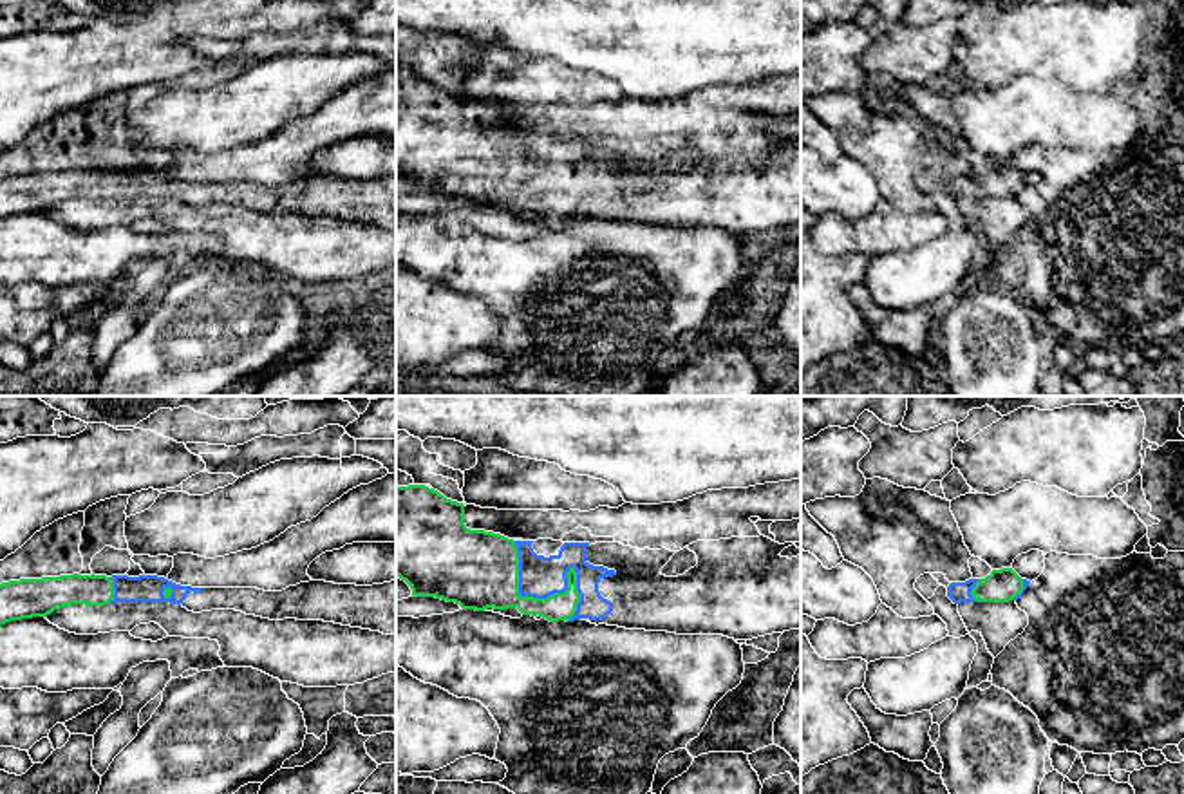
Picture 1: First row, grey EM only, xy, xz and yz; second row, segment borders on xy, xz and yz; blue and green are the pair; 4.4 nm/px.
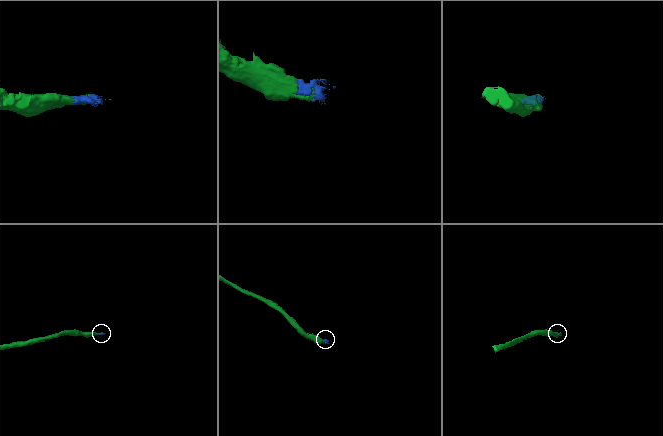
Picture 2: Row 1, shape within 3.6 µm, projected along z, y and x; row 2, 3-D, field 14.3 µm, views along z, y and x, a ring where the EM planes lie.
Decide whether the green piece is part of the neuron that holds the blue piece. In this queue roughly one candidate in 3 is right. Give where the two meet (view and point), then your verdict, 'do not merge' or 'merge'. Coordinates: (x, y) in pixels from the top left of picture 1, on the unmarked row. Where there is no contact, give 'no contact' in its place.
meets blue in xz at (554, 187); merge

